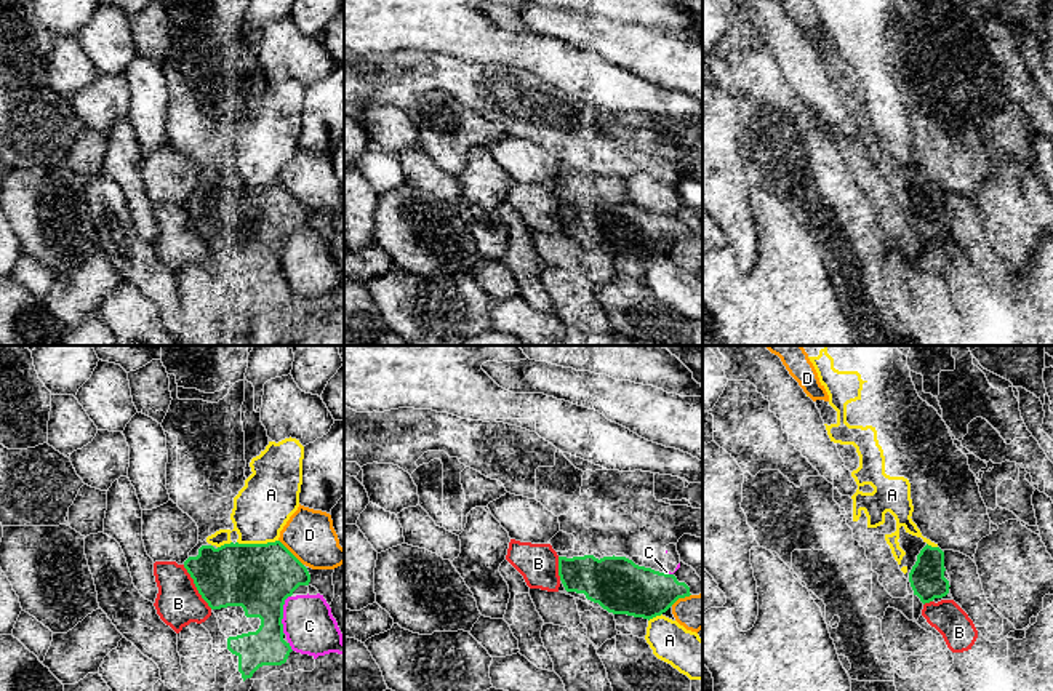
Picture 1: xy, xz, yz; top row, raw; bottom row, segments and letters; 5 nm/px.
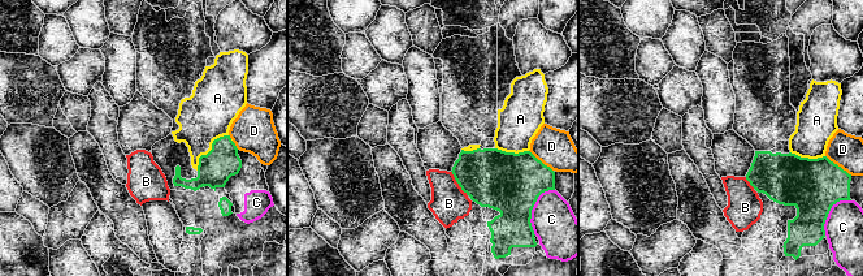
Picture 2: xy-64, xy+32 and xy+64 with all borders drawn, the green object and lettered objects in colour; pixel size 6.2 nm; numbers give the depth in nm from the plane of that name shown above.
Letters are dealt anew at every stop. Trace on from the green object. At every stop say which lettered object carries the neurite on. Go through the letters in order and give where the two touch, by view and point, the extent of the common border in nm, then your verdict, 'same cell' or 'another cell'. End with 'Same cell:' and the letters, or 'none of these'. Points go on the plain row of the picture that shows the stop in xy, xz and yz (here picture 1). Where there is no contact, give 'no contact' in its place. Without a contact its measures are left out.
A: meets green in xy at (256, 186); contact 200 nm long; another cell
B: meets green in xy at (196, 227); contact 260 nm long; same cell
C: meets green in xy at (282, 256); contact 200 nm long; another cell
D: meets green in xy at (290, 194); contact 180 nm long; another cell
Same cell: B

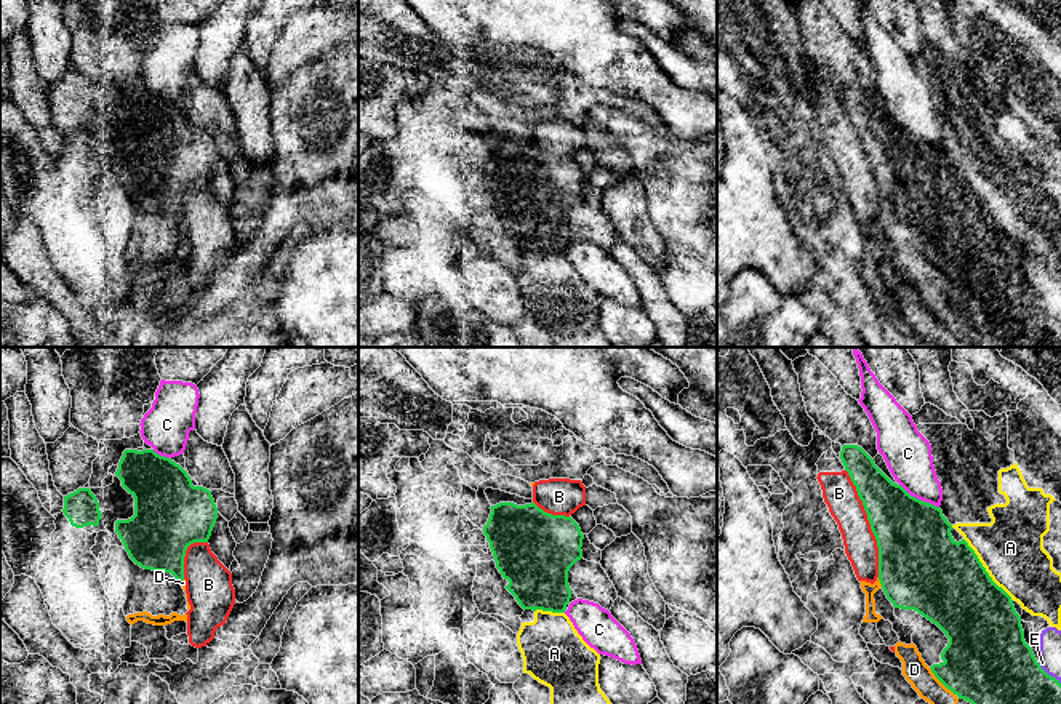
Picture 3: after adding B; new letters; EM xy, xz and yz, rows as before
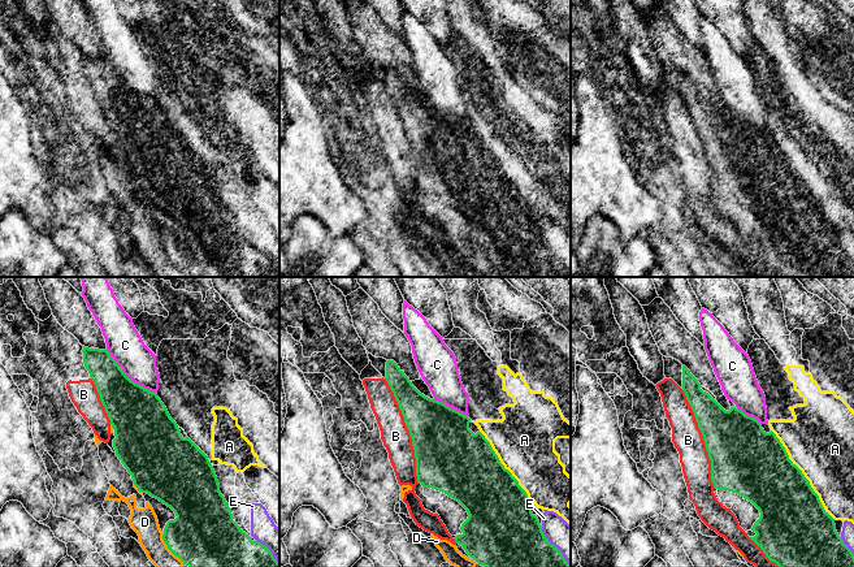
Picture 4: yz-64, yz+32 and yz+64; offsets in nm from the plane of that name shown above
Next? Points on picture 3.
A: meets green in yz at (984, 212); contact 400 nm long; another cell
B: meets green in yz at (869, 164); contact 550 nm long; another cell
C: meets green in yz at (919, 141); contact 240 nm long; another cell
D: meets green in yz at (880, 224); contact 50 nm long; another cell
E: meets green in yz at (1047, 316); contact 160 nm long; another cell
Same cell: none of these

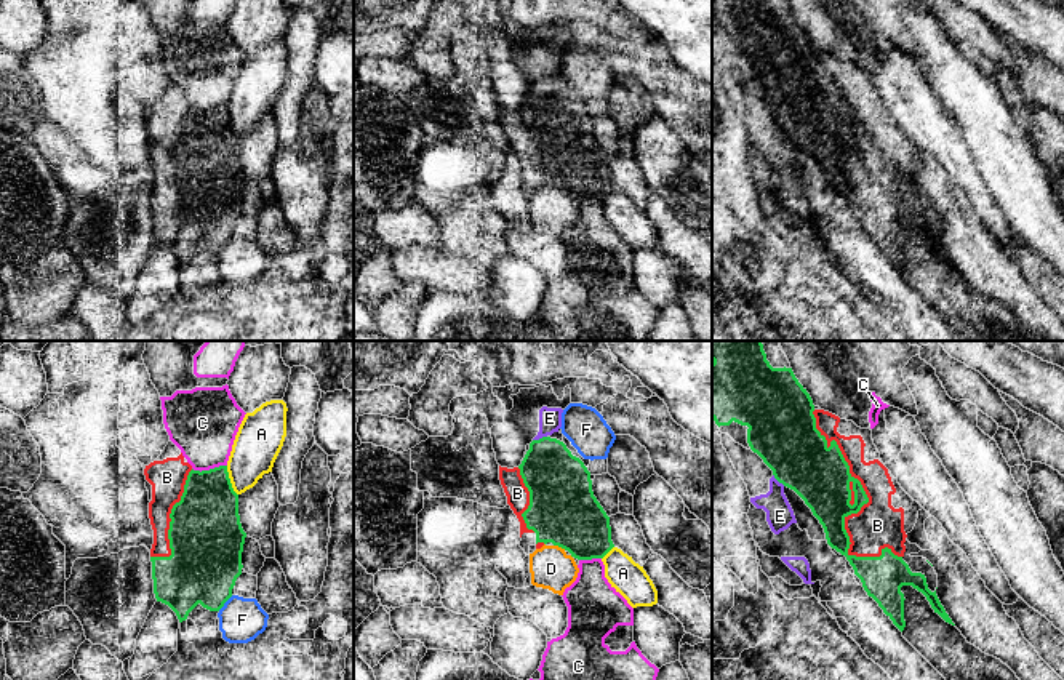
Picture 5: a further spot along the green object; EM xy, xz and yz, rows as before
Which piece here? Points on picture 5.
A: meets green in xy at (229, 122); contact 160 nm long; another cell
B: meets green in yz at (861, 148); contact 850 nm long; same cell
C: meets green in xy at (210, 111); contact 180 nm long; another cell
D: meets green in xz at (560, 188); contact 70 nm long; another cell
E: meets green in xz at (540, 80); contact 80 nm long; another cell
F: meets green in xy at (224, 244); contact 110 nm long; another cell
Same cell: B

